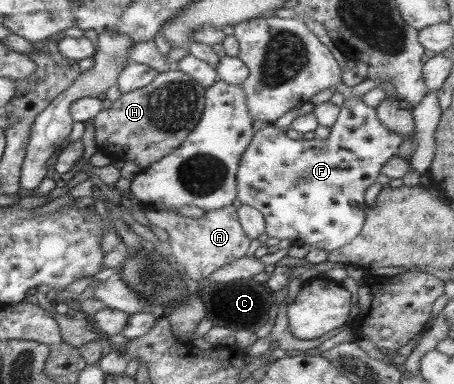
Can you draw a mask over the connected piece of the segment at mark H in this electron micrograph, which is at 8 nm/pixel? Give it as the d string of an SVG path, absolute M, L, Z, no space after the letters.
M178 69L158 72L149 84L131 92L124 92L111 103L109 109L102 108L91 119L97 150L105 152L110 159L133 161L139 170L146 169L178 147L187 134L195 128L204 109L204 92L204 86Z

